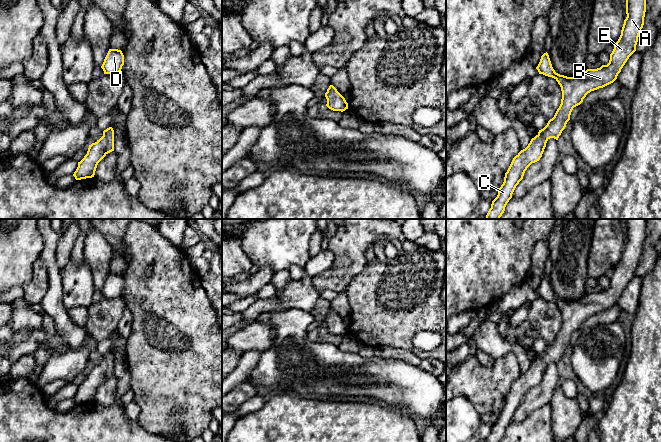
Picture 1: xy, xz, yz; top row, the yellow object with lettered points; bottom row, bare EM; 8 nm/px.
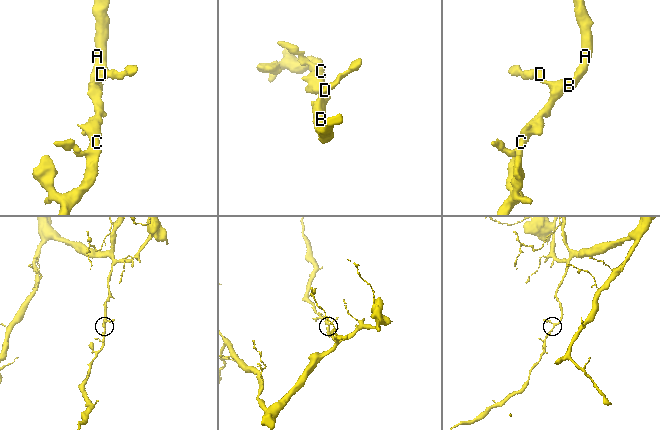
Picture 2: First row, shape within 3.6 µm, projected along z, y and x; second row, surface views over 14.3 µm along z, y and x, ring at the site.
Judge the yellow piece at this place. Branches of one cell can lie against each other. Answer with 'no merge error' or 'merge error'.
no merge error

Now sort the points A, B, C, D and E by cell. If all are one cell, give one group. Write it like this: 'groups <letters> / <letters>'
groups A B C D E

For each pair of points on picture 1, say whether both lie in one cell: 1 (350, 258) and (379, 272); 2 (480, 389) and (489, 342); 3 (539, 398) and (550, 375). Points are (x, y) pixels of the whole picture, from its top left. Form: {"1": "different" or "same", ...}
{"1": "different", "2": "different", "3": "same"}

